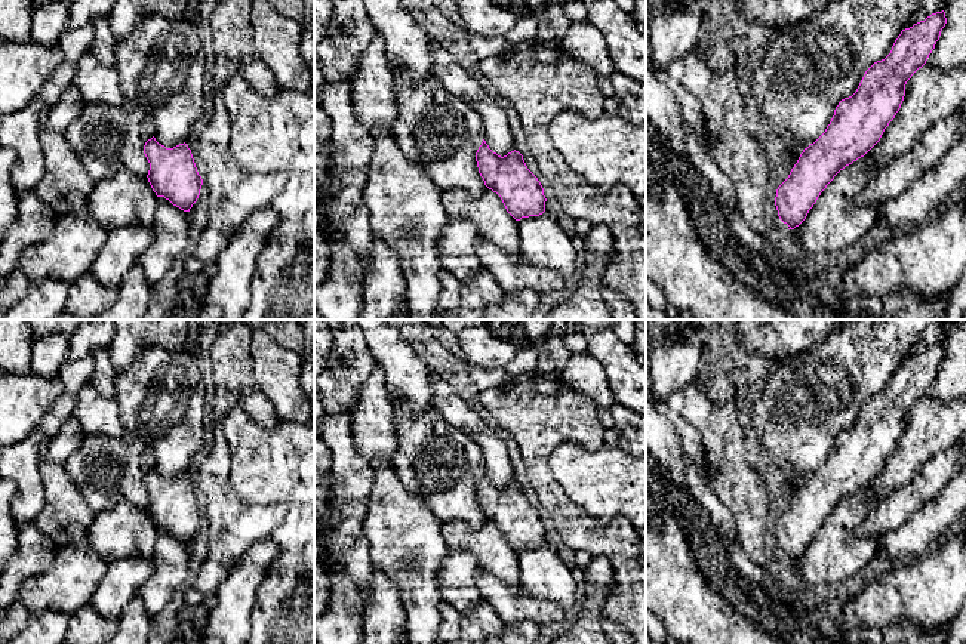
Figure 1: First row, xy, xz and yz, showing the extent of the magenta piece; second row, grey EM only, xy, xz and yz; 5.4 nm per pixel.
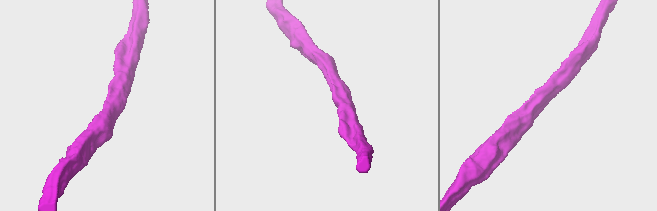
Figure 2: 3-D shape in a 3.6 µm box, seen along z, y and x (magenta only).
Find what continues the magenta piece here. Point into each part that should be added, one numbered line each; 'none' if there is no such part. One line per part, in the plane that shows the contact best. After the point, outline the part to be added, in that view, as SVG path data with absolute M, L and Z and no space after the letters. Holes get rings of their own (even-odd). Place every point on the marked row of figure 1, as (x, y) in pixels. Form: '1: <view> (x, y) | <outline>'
none

